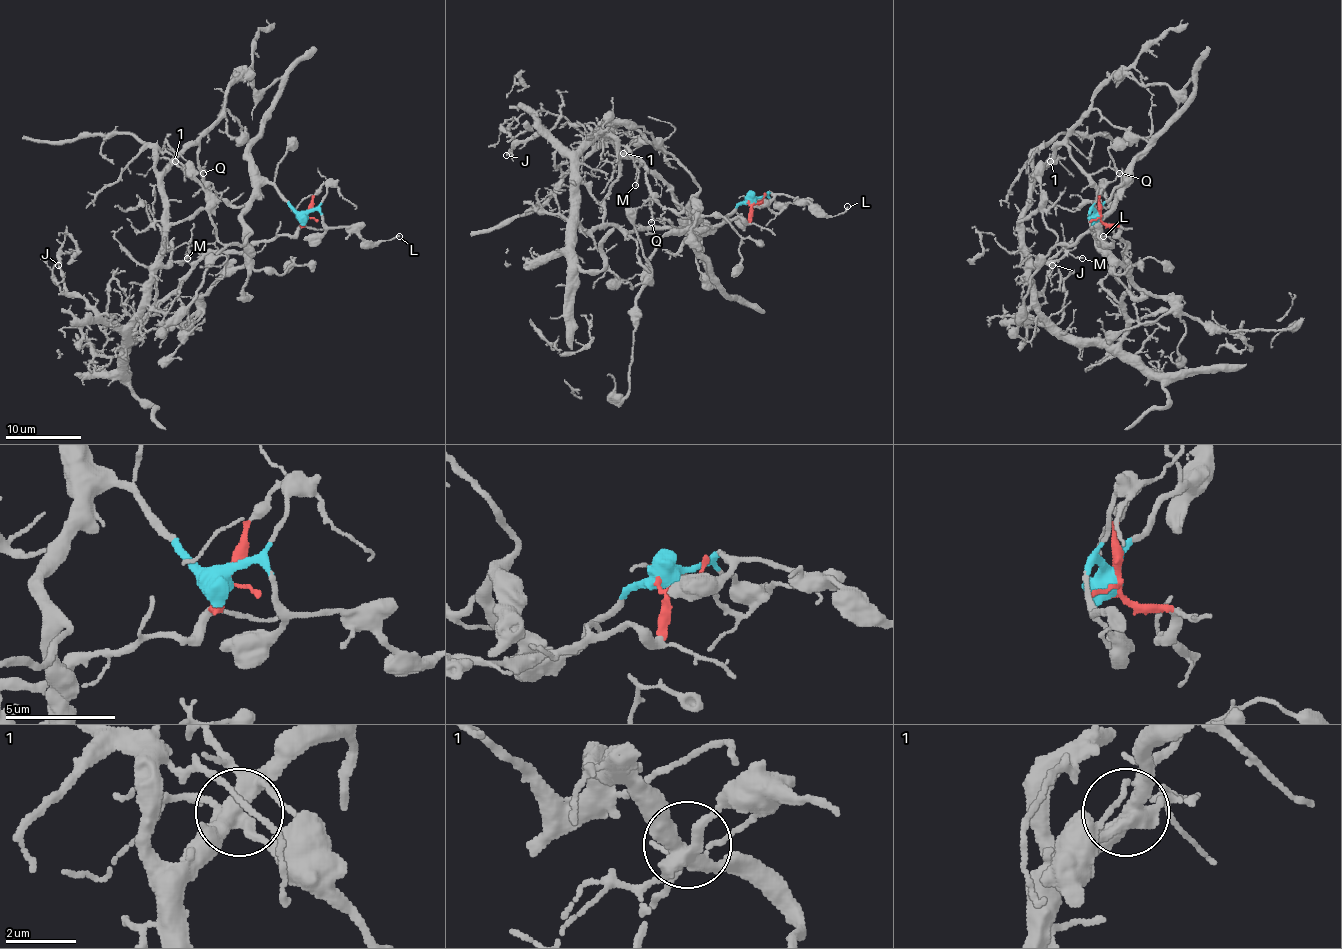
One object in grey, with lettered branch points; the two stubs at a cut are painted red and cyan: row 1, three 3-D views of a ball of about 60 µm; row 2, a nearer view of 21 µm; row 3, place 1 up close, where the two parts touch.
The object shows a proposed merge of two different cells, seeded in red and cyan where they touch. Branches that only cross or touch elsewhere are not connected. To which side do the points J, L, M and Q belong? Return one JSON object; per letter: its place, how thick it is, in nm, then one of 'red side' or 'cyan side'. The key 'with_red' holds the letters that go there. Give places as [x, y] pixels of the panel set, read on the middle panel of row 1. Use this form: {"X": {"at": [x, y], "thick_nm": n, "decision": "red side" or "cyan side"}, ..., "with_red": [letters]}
{"J": {"at": [506, 155], "thick_nm": 130, "decision": "red side"}, "L": {"at": [847, 206], "thick_nm": 140, "decision": "cyan side"}, "M": {"at": [635, 185], "thick_nm": 150, "decision": "red side"}, "Q": {"at": [651, 222], "thick_nm": 190, "decision": "red side"}, "with_red": ["J", "M", "Q"]}

